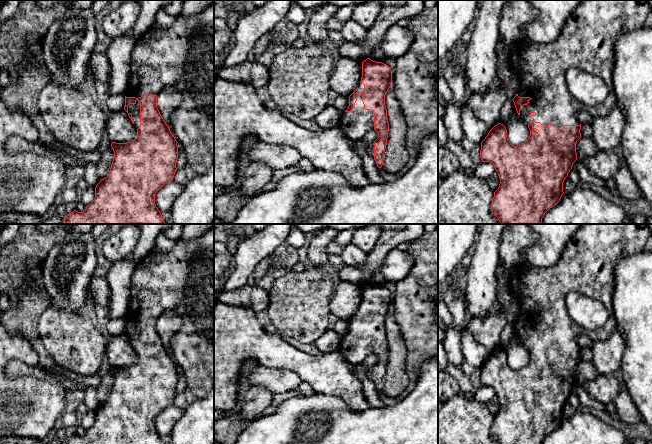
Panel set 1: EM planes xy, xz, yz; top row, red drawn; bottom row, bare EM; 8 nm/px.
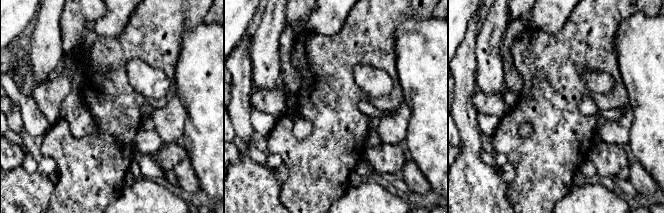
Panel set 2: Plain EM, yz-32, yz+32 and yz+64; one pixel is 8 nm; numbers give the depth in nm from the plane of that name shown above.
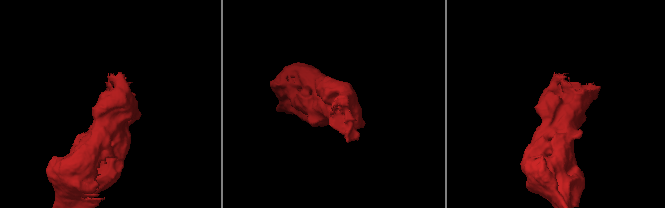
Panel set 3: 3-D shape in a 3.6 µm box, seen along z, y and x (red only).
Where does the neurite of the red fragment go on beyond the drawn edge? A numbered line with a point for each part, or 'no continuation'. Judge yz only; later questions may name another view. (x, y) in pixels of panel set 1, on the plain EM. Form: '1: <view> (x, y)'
1: yz (586, 266)

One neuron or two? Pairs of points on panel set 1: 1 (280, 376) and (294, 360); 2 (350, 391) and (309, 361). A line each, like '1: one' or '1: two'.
1: two
2: one

